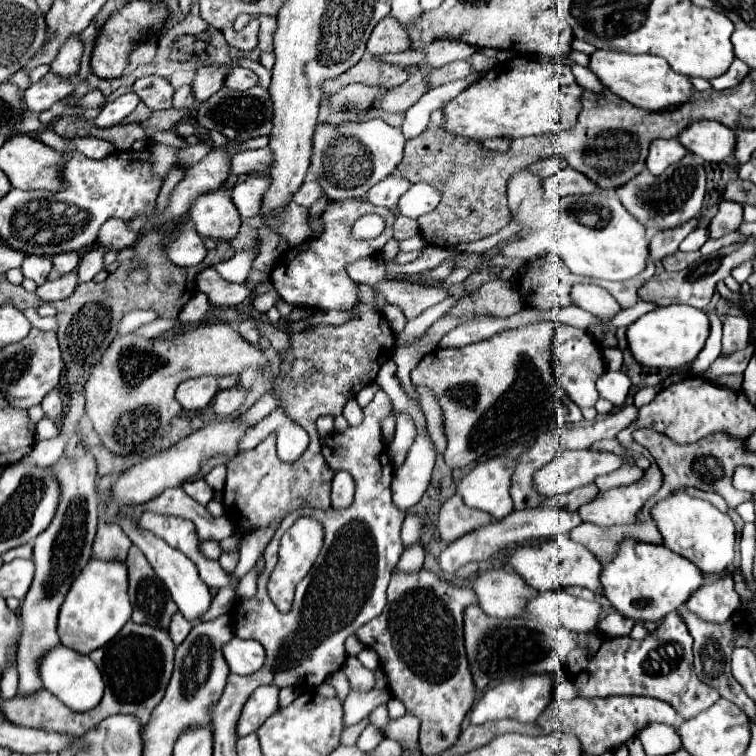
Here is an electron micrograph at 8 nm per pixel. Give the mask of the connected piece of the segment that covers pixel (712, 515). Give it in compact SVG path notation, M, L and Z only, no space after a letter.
M688 493L672 495L668 499L662 499L652 509L652 515L656 519L658 531L664 537L664 547L670 551L690 559L696 563L704 573L722 573L726 567L734 561L734 541L736 541L736 529L730 519L730 515L720 513L714 505L708 501L690 497Z

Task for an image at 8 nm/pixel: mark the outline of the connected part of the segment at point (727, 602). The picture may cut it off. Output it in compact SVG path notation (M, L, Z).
M720 577L718 581L708 581L686 607L696 613L700 619L710 623L724 623L730 619L740 605L740 597L734 588L734 581L730 577Z

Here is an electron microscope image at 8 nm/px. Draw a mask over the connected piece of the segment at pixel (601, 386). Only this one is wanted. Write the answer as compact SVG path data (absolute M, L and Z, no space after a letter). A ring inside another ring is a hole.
M608 371L604 373L598 383L596 383L600 397L612 401L614 405L622 405L624 399L628 397L628 389L630 389L630 379L626 373L622 371Z

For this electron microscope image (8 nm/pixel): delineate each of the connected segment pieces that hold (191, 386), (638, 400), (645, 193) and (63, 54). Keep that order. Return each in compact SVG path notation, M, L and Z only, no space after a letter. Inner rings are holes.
M198 377L188 379L178 385L176 399L184 409L204 409L218 393L218 379L216 377Z
M656 385L656 387L642 387L636 395L634 395L634 403L636 403L636 407L642 407L642 405L648 405L652 399L654 399L654 395L660 391L660 387Z
M688 153L680 163L674 163L672 167L668 167L668 171L664 171L664 175L654 177L654 175L648 175L646 171L642 171L638 175L638 179L632 179L632 183L626 183L616 193L618 193L620 201L624 203L624 207L636 219L640 219L640 223L644 223L646 227L654 227L654 225L656 225L656 229L676 227L676 225L688 221L692 215L700 213L700 209L702 209L702 201L704 201L704 193L706 193L704 161L698 159L698 155Z
M78 35L68 37L50 65L52 73L58 73L62 77L74 77L78 73L82 51L84 51L84 43L80 41L80 37Z

